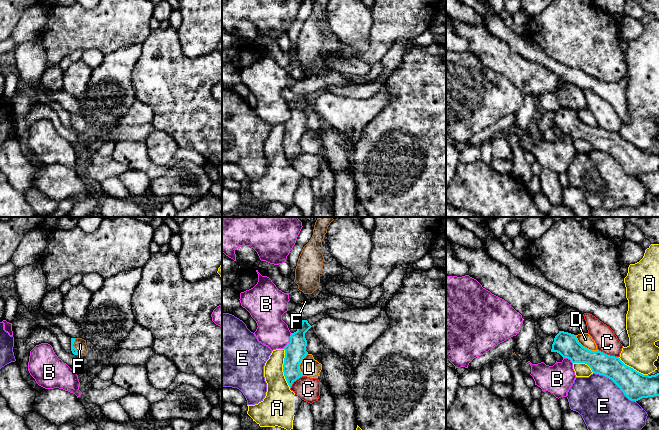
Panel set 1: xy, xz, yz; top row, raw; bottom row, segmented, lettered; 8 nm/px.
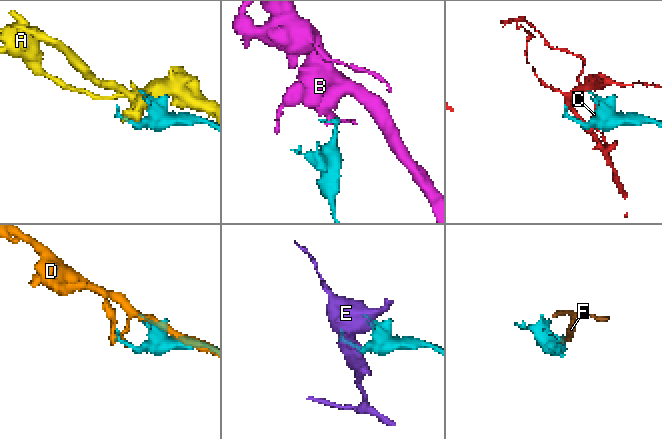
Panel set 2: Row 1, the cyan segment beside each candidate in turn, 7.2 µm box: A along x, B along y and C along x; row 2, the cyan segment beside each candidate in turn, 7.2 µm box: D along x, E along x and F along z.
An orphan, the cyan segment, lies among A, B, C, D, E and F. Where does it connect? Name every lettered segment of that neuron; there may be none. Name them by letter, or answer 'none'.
F

